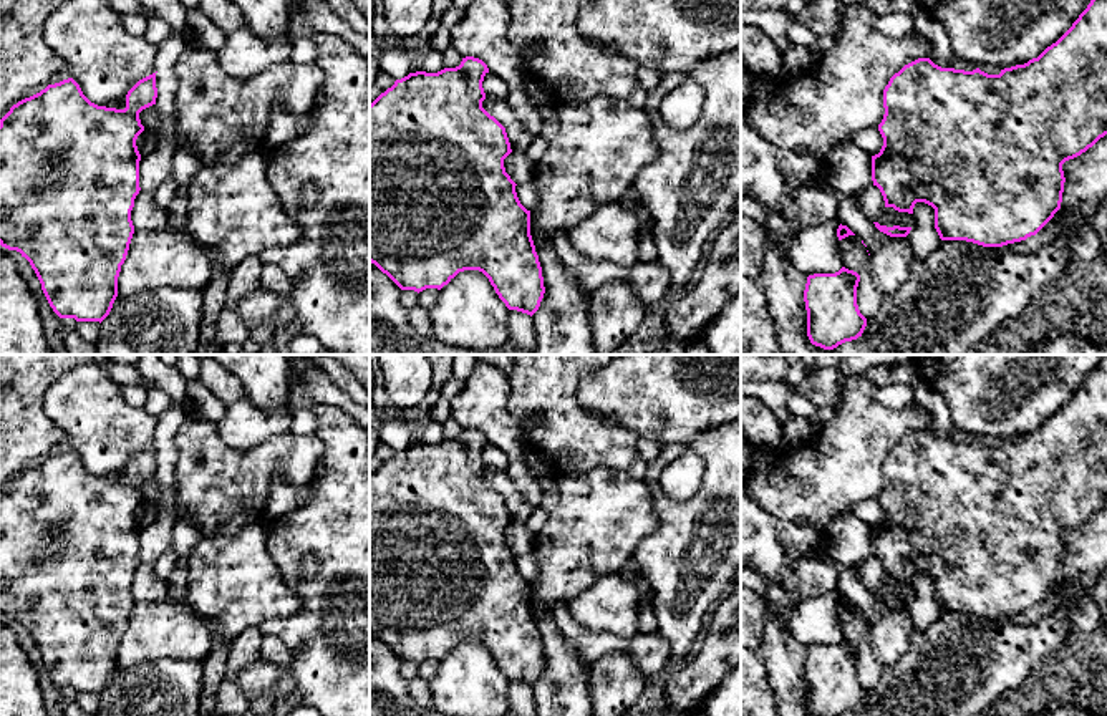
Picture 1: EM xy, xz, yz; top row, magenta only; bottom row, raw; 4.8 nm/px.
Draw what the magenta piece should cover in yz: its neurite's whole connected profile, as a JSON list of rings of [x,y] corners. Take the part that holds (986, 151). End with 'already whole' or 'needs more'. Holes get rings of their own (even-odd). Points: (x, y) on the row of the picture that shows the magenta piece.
[[[1090,0],[1072,27],[1037,58],[988,75],[941,68],[918,58],[895,73],[883,90],[885,114],[878,124],[883,146],[872,156],[872,181],[885,207],[913,214],[916,202],[935,209],[941,240],[1003,247],[1036,235],[1061,209],[1062,164],[1107,134],[1107,0]]]; already whole

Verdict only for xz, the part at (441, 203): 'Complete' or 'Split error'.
Complete

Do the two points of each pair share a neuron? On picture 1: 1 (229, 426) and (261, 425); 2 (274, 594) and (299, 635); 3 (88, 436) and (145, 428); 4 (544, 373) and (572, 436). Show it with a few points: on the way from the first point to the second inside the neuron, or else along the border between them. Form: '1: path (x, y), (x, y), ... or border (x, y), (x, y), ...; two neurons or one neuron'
1: path (237, 426), (252, 426); one neuron
2: border (284, 579), (300, 607), (257, 625); two neurons
3: path (101, 431), (131, 430); one neuron
4: path (544, 388), (544, 401), (557, 421); one neuron

